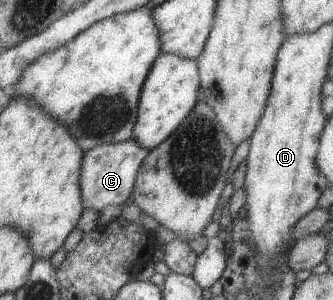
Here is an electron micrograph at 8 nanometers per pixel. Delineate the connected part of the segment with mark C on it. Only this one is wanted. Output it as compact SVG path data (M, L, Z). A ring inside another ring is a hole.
M133 139L122 143L103 143L84 151L78 175L81 203L98 214L105 206L120 206L129 202L136 172L148 151Z

